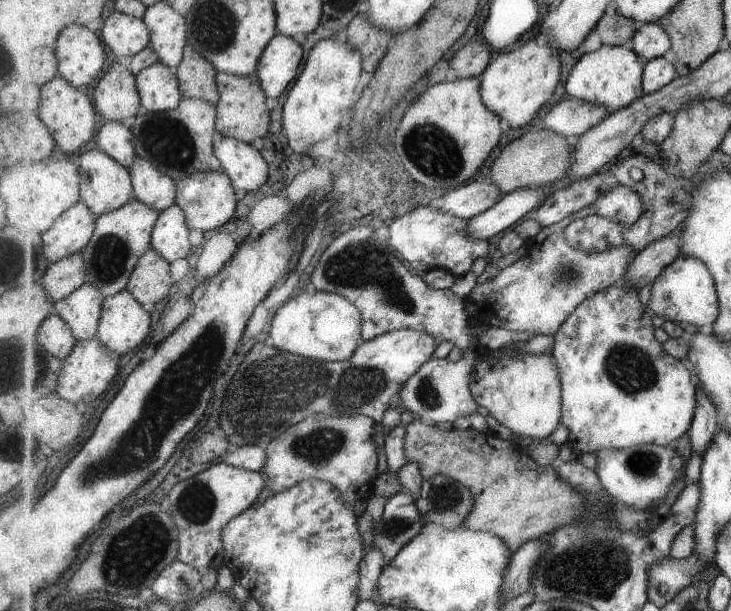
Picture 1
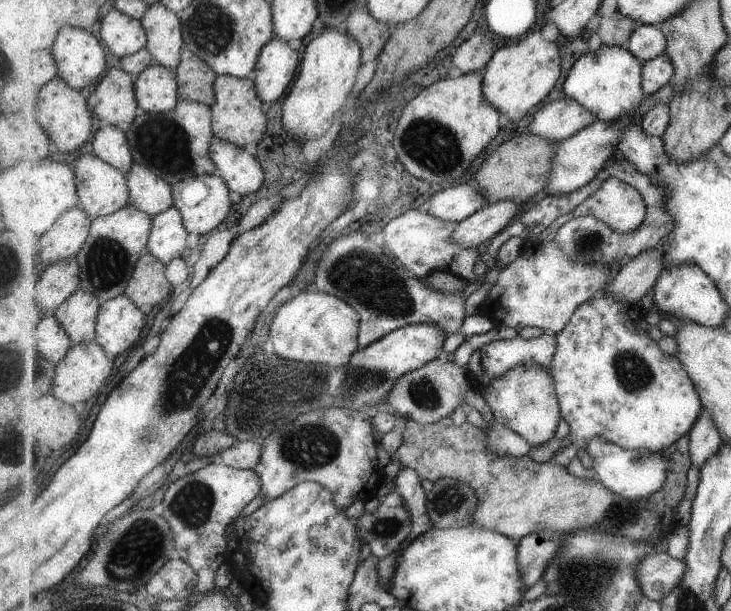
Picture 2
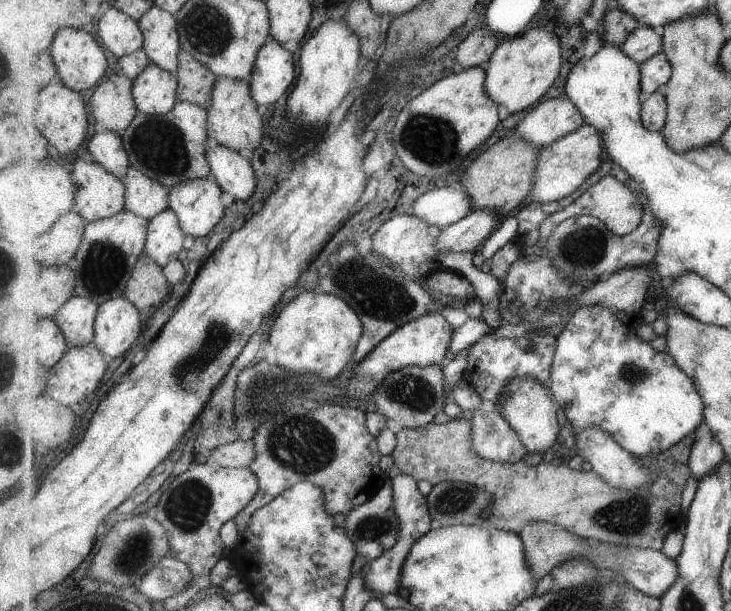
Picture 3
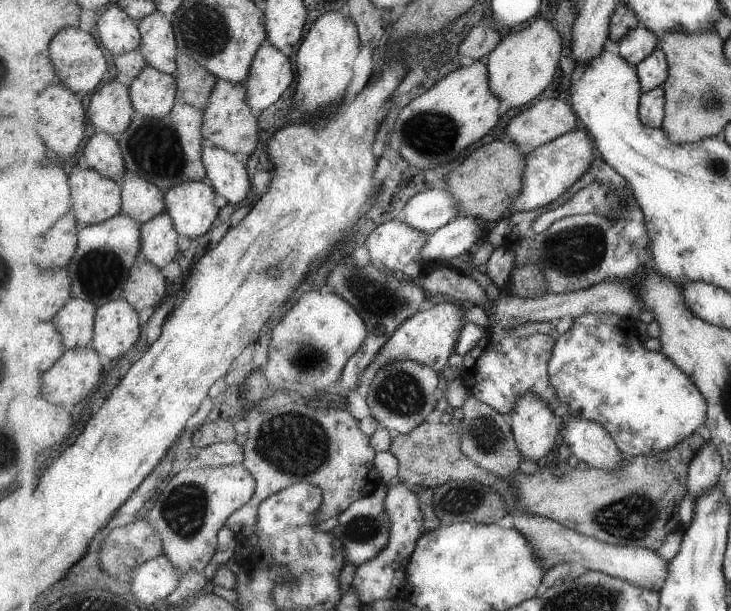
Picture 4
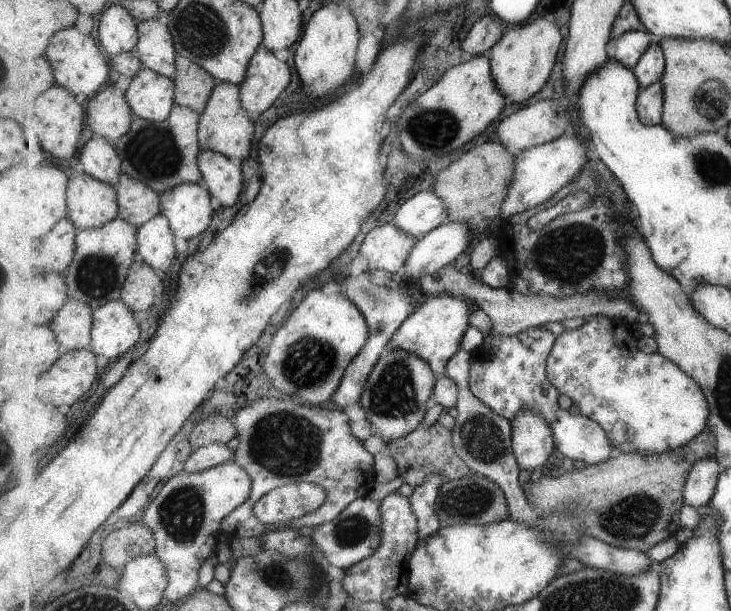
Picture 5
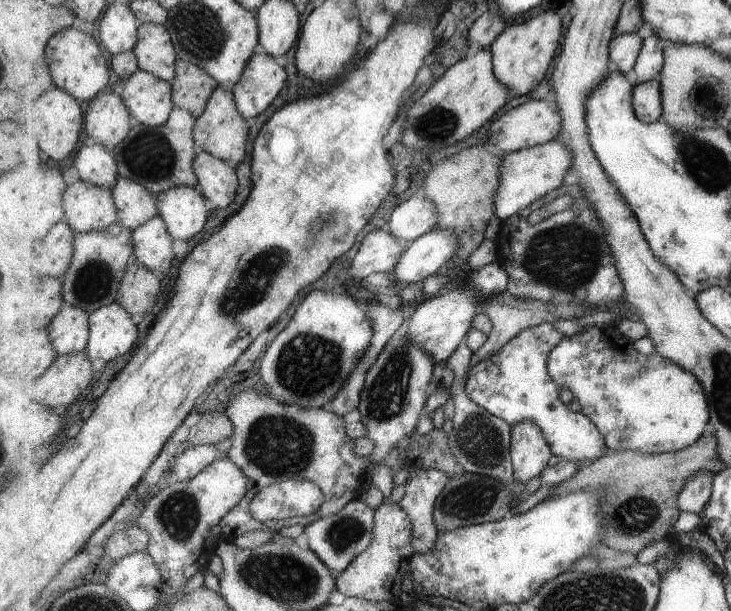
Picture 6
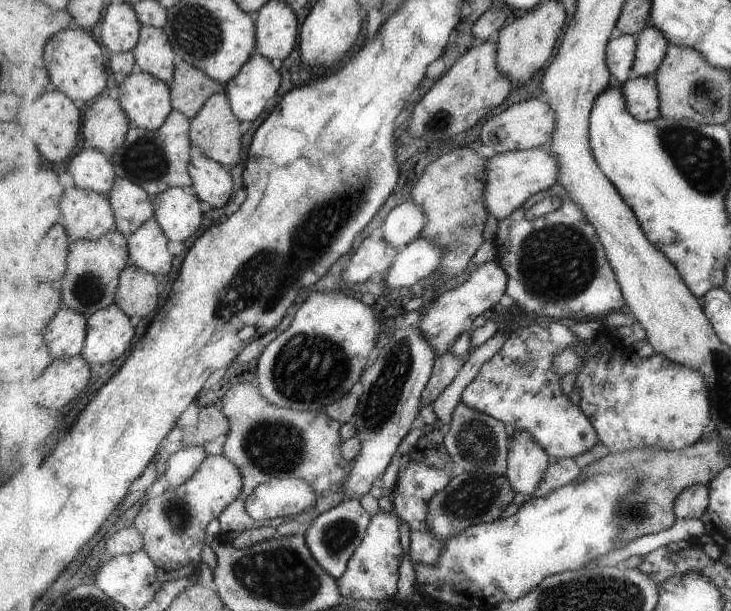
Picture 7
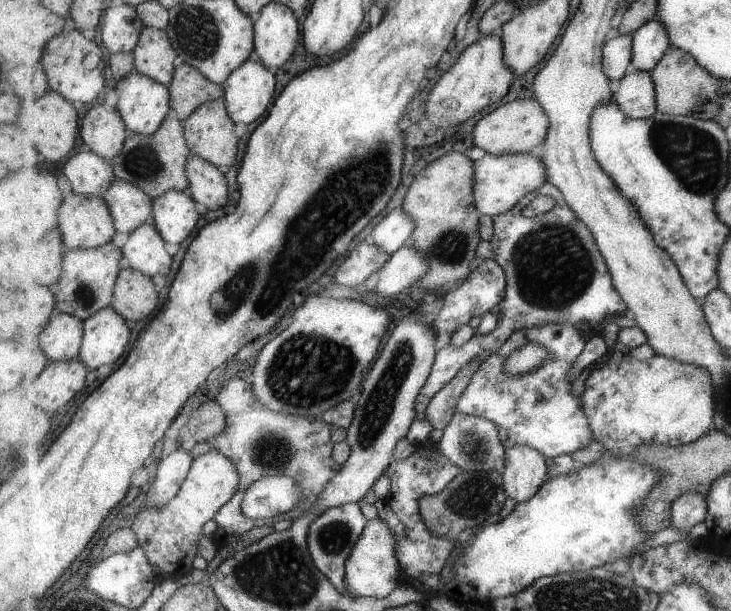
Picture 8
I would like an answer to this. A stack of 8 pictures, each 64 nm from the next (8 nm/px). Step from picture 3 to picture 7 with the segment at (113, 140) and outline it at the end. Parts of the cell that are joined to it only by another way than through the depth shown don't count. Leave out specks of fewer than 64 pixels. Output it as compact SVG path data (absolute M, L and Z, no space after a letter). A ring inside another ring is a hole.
M97 148L82 149L68 164L74 184L83 190L95 190L108 196L116 183L116 167L110 157Z

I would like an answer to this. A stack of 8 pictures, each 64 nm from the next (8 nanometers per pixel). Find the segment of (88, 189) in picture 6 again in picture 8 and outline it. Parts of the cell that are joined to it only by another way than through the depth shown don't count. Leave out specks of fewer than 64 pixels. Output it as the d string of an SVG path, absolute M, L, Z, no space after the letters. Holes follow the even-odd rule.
M70 190L61 206L60 228L67 250L97 248L115 236L116 221L105 198L83 196Z

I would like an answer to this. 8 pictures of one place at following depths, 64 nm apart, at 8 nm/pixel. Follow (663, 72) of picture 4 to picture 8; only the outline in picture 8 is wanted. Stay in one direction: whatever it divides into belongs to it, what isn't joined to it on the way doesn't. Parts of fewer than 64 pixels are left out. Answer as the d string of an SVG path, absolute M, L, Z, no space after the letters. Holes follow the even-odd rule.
M659 17L642 25L633 36L632 69L641 72L651 72L672 46L668 30Z

